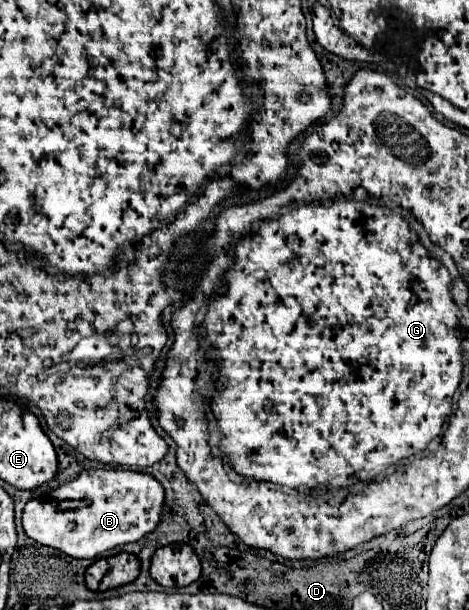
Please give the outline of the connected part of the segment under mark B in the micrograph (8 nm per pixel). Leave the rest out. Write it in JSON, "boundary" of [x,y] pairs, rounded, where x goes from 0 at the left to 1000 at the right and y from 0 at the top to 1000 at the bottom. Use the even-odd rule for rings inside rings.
{"boundary":[[[188,769],[162,785],[132,792],[102,808],[102,818],[68,815],[51,828],[51,874],[85,893],[115,897],[158,916],[200,916],[205,910],[264,890],[281,890],[324,874],[350,831],[345,795],[311,775],[269,769]],[[154,818],[192,818],[186,831],[128,838],[119,825]]]}

